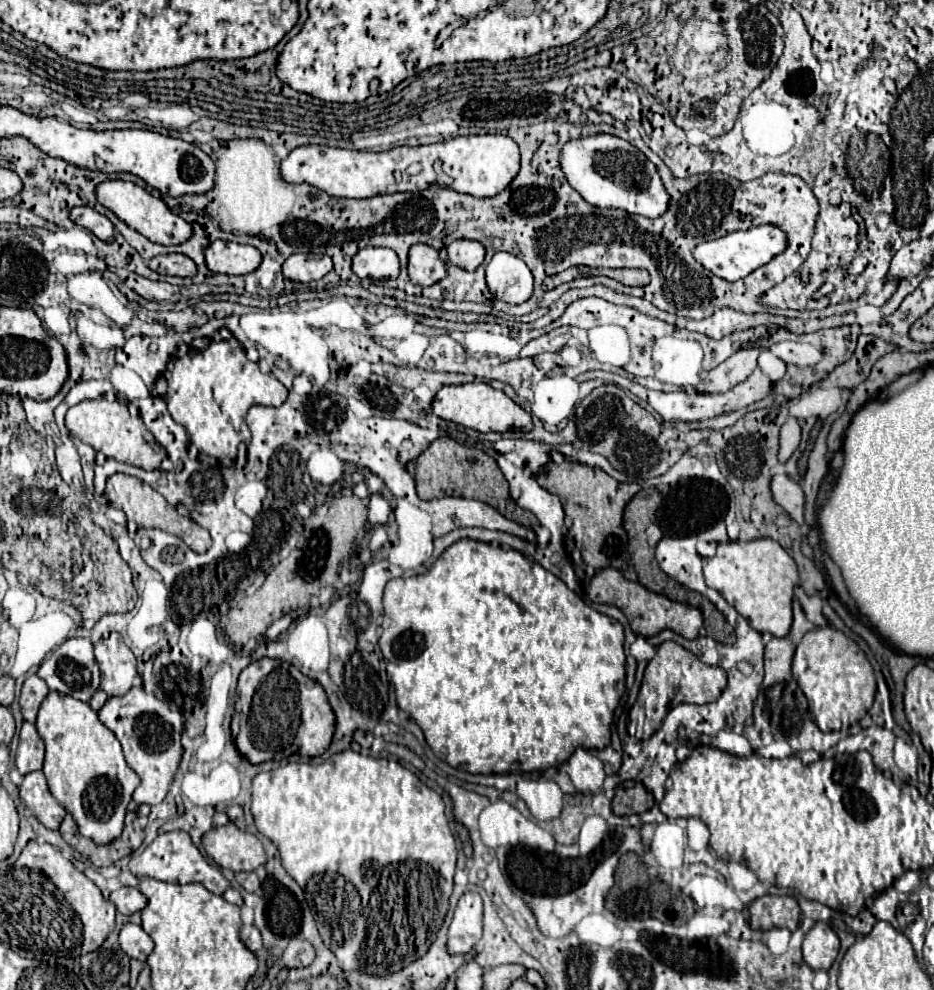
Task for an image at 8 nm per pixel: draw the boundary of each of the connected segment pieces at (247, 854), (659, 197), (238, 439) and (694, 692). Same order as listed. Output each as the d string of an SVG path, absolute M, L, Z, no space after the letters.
M227 823L223 827L213 827L201 837L201 845L205 853L223 869L231 871L253 871L267 861L265 849L261 841L235 827L235 823Z
M593 135L567 141L561 151L561 169L569 185L595 207L623 209L631 215L657 219L669 207L671 197L663 187L657 167L629 141L613 135Z
M229 341L209 343L203 351L193 351L177 359L169 377L167 407L171 417L185 427L190 443L199 451L223 459L235 459L239 443L249 443L251 431L245 415L253 405L283 405L287 389L273 375L261 373L259 365L245 357L241 347L231 347Z
M665 641L657 647L657 655L649 661L638 698L629 711L628 733L637 740L646 740L661 727L661 721L679 703L705 705L717 701L727 685L727 673L719 667L703 665L693 653L675 641Z

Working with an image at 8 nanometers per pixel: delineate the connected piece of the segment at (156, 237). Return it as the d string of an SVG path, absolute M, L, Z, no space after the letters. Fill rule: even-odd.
M105 181L105 183L101 183L97 187L97 199L99 199L101 205L111 209L121 221L125 221L129 227L133 227L135 231L139 231L141 235L145 235L153 243L159 243L159 245L181 245L193 235L191 225L187 221L183 221L179 215L171 213L161 199L155 199L153 195L149 195L143 187L139 187L135 183Z

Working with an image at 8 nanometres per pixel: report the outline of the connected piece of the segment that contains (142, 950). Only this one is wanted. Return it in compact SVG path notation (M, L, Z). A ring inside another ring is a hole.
M127 923L121 929L119 943L121 943L121 949L131 959L139 959L139 961L145 961L153 951L153 939L139 925L133 925L133 923Z

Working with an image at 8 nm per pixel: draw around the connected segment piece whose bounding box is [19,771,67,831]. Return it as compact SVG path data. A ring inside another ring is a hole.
M33 771L25 775L19 787L19 795L21 795L21 801L39 819L39 823L43 823L47 829L55 831L61 825L67 811L49 793L43 771Z

